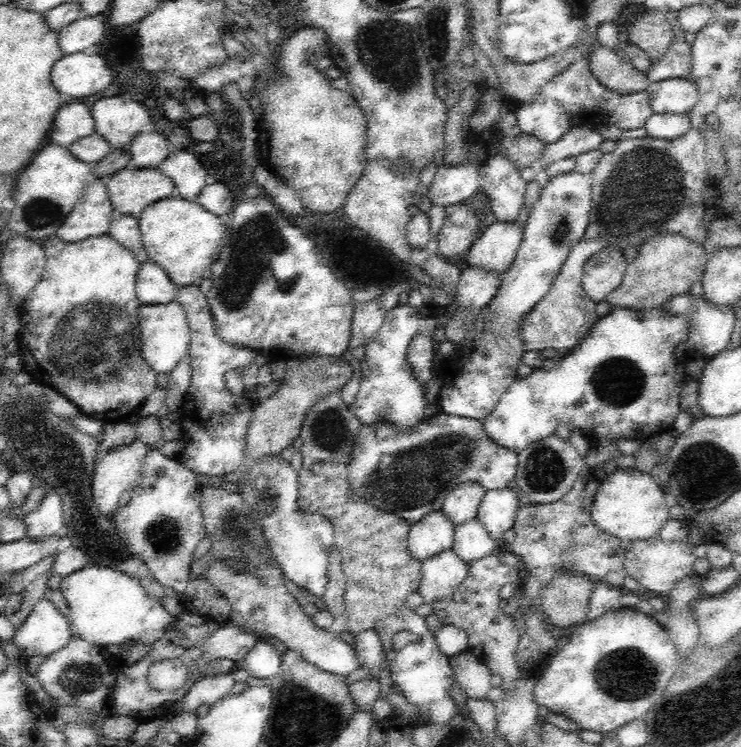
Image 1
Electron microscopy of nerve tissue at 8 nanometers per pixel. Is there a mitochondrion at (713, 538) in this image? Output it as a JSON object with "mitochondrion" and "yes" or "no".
{"mitochondrion":"no"}

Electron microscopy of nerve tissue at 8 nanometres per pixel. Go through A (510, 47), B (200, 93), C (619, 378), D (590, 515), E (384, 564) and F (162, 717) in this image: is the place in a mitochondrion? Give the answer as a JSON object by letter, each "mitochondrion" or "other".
{"A":"other","B":"other","C":"mitochondrion","D":"other","E":"other","F":"other"}

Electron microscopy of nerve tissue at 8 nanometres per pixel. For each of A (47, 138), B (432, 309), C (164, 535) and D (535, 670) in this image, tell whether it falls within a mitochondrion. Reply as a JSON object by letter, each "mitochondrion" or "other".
{"A":"other","B":"other","C":"mitochondrion","D":"other"}

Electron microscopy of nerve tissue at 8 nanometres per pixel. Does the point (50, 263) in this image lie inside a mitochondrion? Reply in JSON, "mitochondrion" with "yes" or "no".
{"mitochondrion":"no"}

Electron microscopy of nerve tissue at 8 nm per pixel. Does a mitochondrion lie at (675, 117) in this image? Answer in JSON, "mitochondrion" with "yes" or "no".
{"mitochondrion":"no"}

